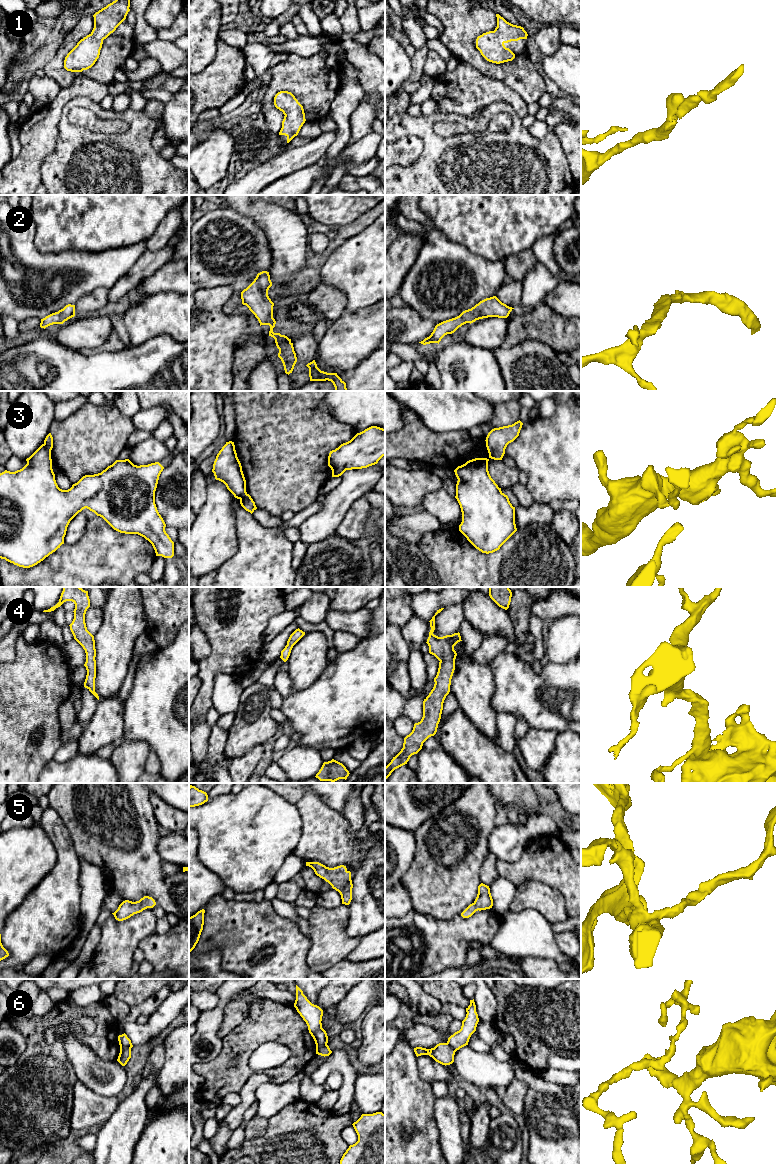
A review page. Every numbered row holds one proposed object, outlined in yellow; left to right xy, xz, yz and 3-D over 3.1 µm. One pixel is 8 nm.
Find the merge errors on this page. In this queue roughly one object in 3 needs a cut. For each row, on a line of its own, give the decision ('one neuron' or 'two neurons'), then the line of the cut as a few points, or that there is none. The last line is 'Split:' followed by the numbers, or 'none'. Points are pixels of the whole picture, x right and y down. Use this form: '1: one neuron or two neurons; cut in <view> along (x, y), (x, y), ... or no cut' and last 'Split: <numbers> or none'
1: one neuron; no cut
2: one neuron; no cut
3: two neurons; cut in xy along (44, 443), (50, 451)
4: one neuron; no cut
5: one neuron; no cut
6: two neurons; cut in xy along (120, 1046), (126, 1046), (130, 1049)
Split: 3, 6

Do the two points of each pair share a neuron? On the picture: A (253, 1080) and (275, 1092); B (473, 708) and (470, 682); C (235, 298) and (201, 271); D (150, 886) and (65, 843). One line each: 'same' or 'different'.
A: different
B: same
C: same
D: different

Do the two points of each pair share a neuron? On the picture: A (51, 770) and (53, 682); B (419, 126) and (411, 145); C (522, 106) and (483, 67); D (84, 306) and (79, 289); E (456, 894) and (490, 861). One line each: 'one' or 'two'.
A: two
B: two
C: two
D: two
E: two

